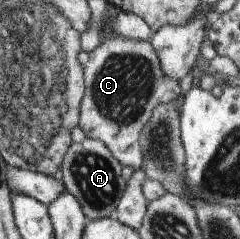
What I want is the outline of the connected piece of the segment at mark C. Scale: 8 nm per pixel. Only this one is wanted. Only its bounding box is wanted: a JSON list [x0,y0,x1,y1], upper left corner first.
[77,33,182,170]

